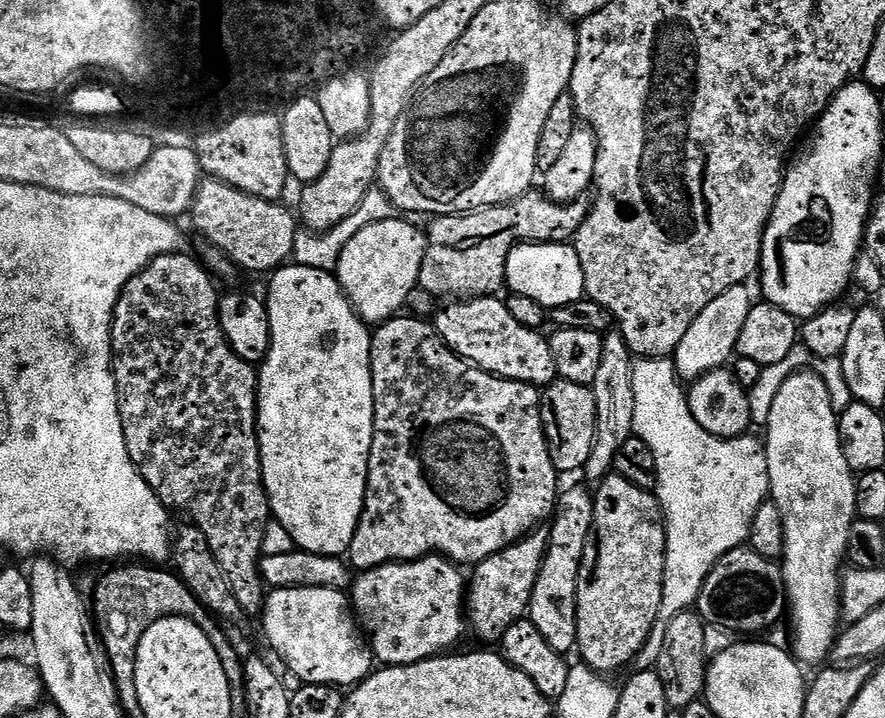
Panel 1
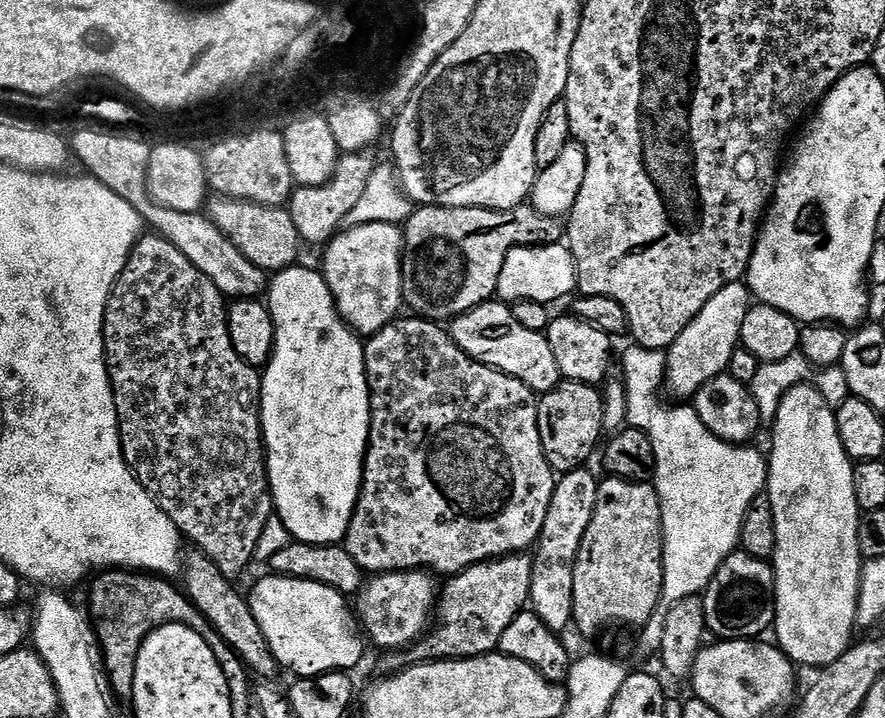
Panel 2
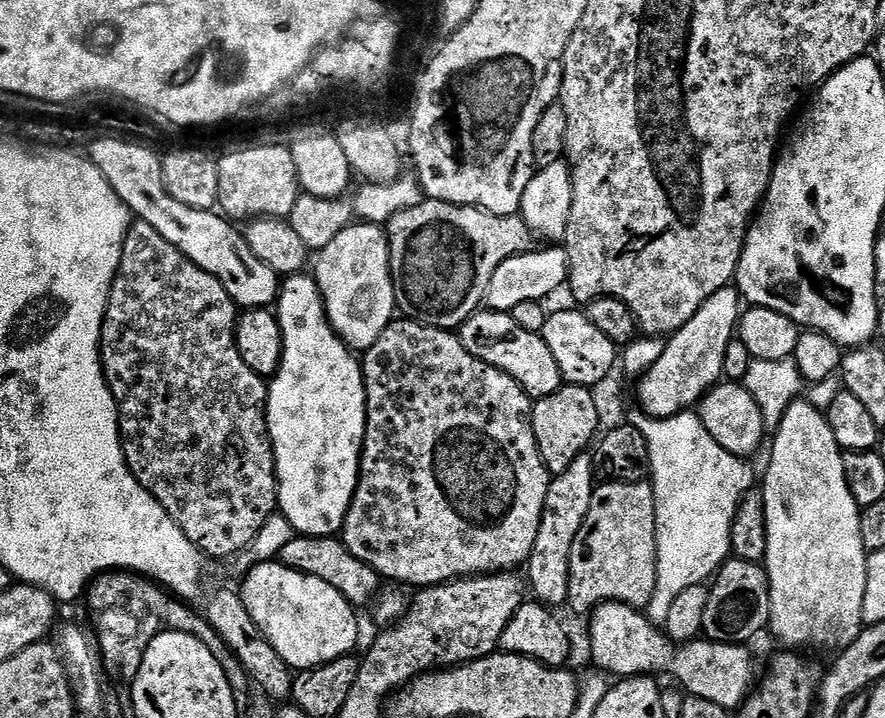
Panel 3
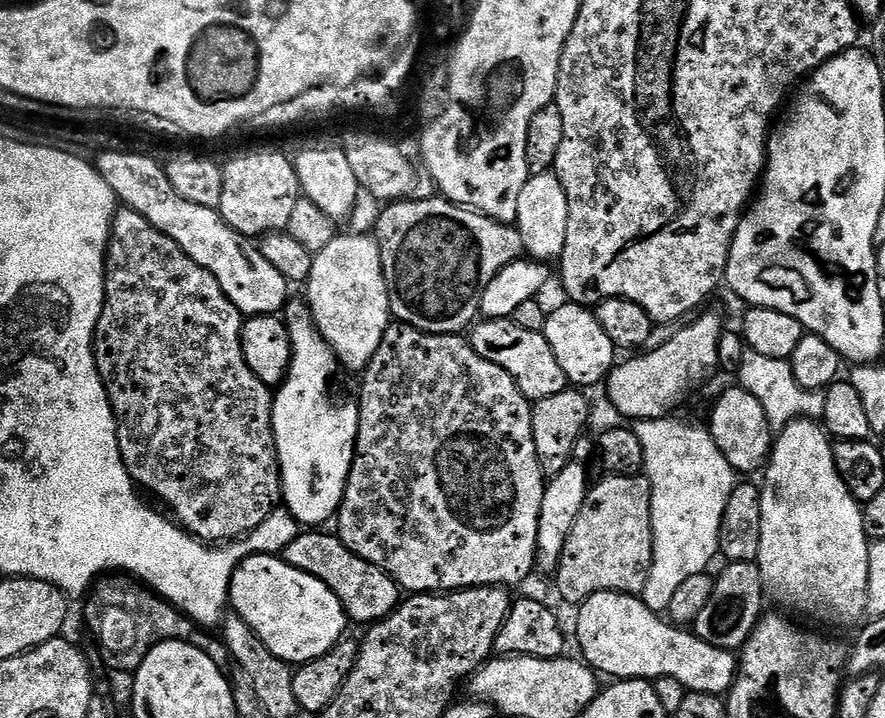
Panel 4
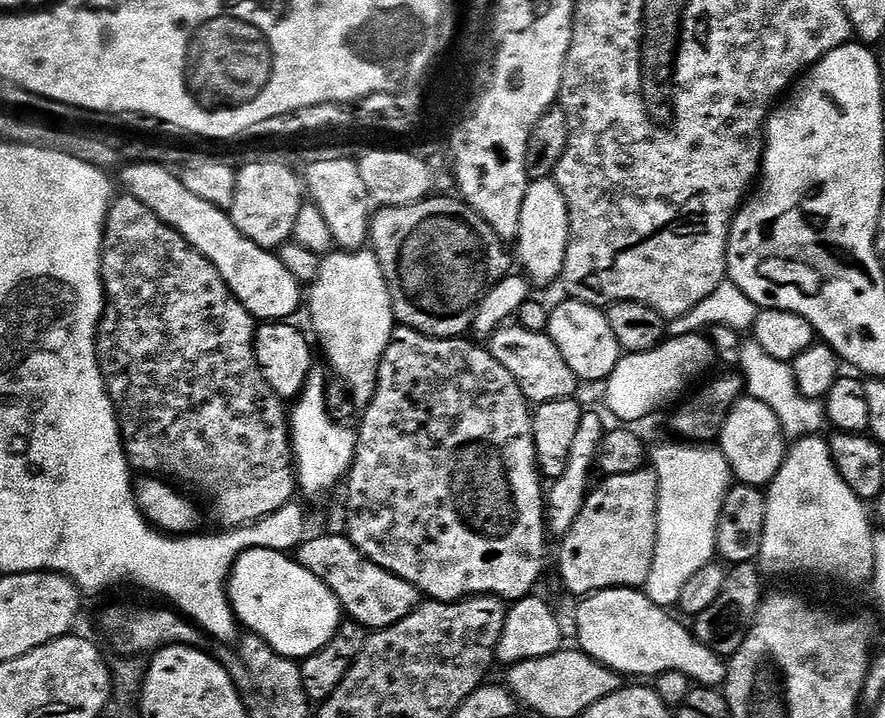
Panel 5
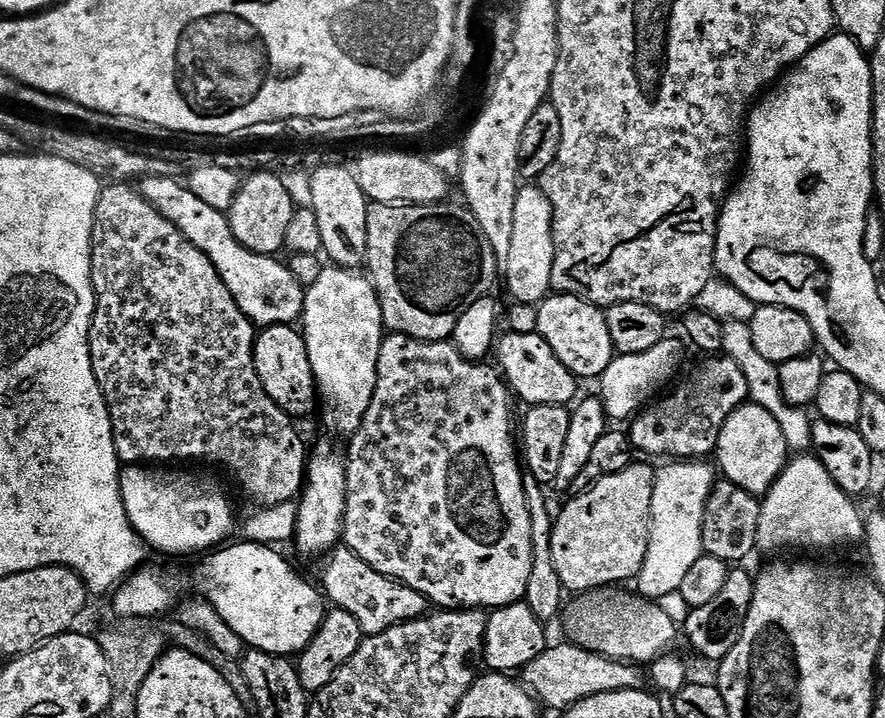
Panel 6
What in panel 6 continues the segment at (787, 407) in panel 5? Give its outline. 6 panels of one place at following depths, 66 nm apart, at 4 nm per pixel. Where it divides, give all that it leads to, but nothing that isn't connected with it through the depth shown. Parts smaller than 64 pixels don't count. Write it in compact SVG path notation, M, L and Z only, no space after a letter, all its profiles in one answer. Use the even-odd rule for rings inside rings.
M729 321L723 332L723 353L729 360L737 362L746 377L749 401L762 406L773 414L775 420L782 426L783 437L787 440L789 451L804 454L812 449L813 419L808 418L805 409L790 407L784 402L781 394L781 378L779 367L763 358L754 347L753 335L750 334L749 323Z

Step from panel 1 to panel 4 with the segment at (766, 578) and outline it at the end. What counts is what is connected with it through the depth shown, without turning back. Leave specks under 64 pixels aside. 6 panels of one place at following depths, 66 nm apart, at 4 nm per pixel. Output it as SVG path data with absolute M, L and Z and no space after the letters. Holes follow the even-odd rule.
M729 563L724 567L728 568L722 569L720 576L715 577L714 594L710 594L710 602L706 602L702 614L698 614L694 631L698 638L702 638L702 642L710 642L710 646L740 650L755 630L760 617L765 615L766 597L760 570L755 563Z

